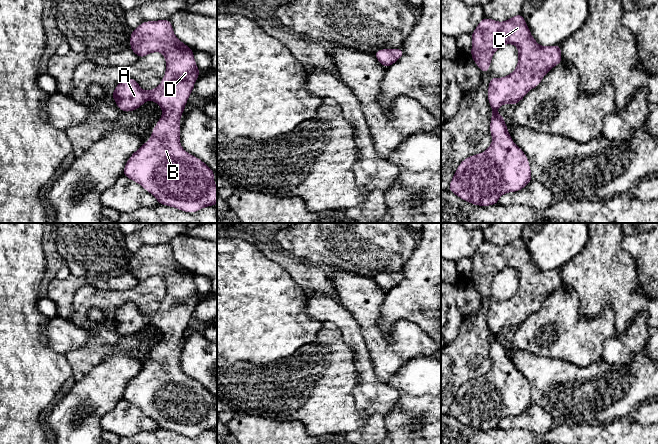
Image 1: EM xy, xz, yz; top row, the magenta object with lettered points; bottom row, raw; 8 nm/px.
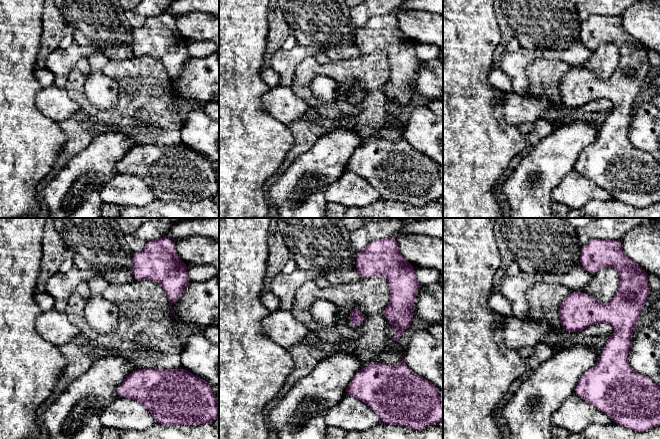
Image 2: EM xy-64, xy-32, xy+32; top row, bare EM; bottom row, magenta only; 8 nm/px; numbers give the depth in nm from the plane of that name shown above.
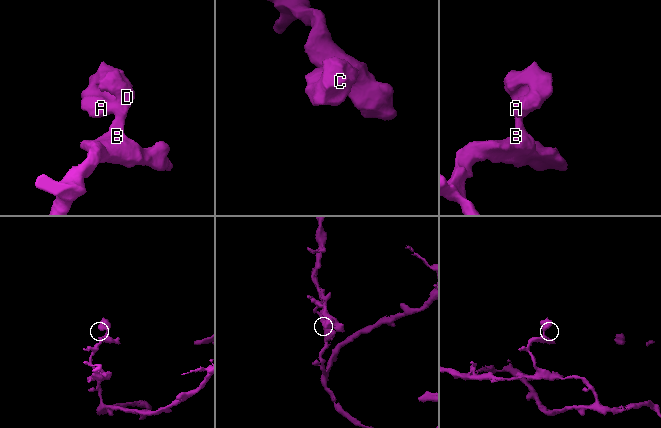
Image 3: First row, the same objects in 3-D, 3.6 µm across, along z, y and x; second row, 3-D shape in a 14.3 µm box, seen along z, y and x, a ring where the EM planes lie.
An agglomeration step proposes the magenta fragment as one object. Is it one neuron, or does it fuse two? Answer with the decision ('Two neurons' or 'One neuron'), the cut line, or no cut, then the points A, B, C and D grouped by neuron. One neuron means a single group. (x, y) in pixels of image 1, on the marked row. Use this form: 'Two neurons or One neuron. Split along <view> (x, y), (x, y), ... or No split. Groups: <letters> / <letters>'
One neuron. No split. Groups: A B C D

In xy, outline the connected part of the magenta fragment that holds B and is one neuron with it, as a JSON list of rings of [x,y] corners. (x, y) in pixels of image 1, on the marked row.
[[[169,19],[142,22],[131,31],[130,49],[139,58],[153,52],[161,52],[166,60],[166,72],[161,83],[153,90],[144,91],[135,79],[127,78],[119,82],[111,93],[117,107],[123,112],[132,112],[148,100],[156,102],[163,112],[150,139],[130,156],[122,175],[140,184],[157,199],[158,204],[188,213],[214,206],[217,203],[215,172],[202,160],[187,153],[180,144],[180,118],[200,75],[194,51],[175,36]]]

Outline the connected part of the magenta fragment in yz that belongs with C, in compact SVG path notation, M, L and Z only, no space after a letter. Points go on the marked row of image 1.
M517 14L504 22L484 17L471 36L470 55L482 73L489 71L496 50L505 44L518 47L516 69L505 77L492 77L489 81L487 96L492 108L490 121L492 144L483 153L471 155L458 165L448 189L468 203L476 206L491 206L498 204L501 195L520 191L532 181L531 168L526 154L513 142L503 115L497 113L496 110L503 104L519 103L528 91L540 84L543 77L553 67L562 63L562 54L560 45L540 46L532 37L522 14Z

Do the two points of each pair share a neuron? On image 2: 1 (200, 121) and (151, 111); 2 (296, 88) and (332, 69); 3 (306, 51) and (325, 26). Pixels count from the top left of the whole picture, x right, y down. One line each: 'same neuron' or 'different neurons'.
1: different neurons
2: same neuron
3: different neurons

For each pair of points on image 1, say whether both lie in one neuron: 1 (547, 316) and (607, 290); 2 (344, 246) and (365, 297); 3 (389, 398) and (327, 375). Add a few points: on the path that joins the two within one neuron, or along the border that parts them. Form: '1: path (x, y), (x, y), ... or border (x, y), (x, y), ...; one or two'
1: border (564, 285), (576, 292), (581, 317), (600, 313); two
2: border (332, 267), (373, 278); two
3: border (354, 362), (357, 383), (353, 397), (357, 408); two

